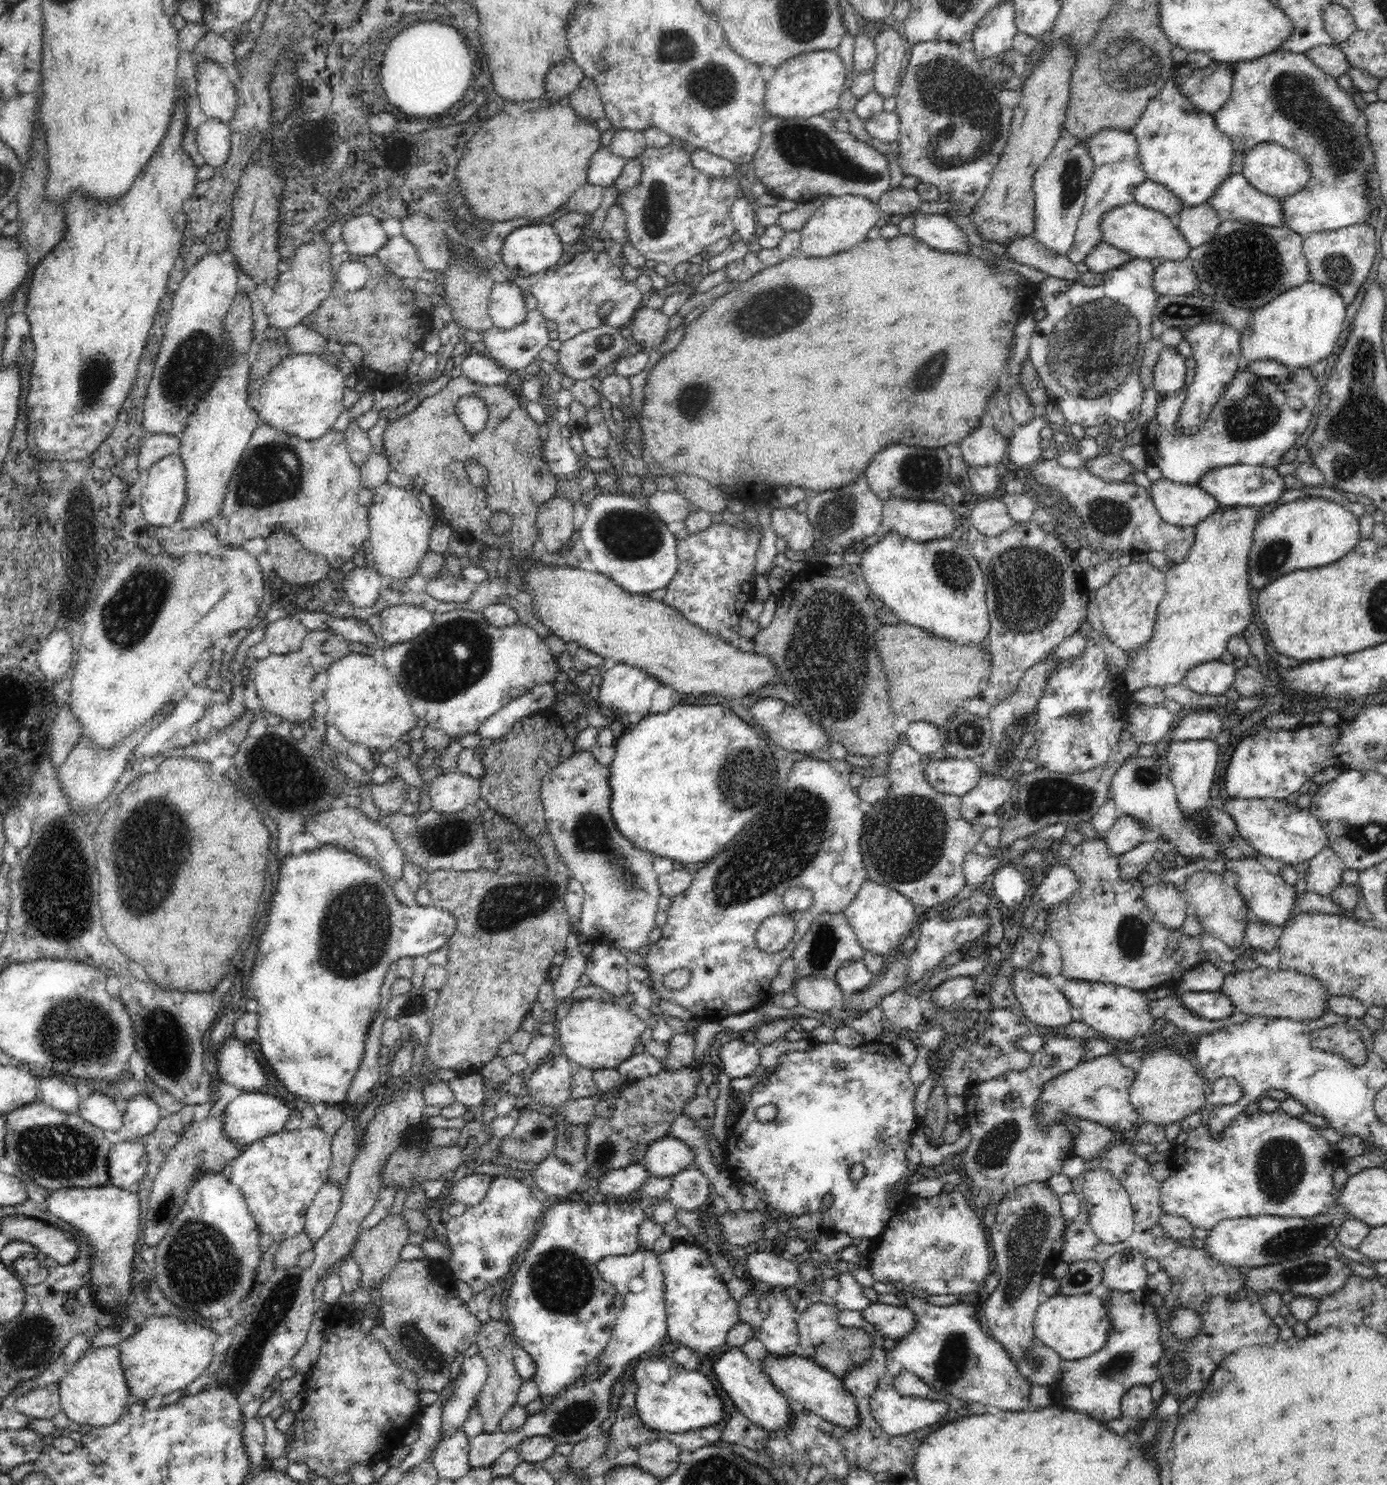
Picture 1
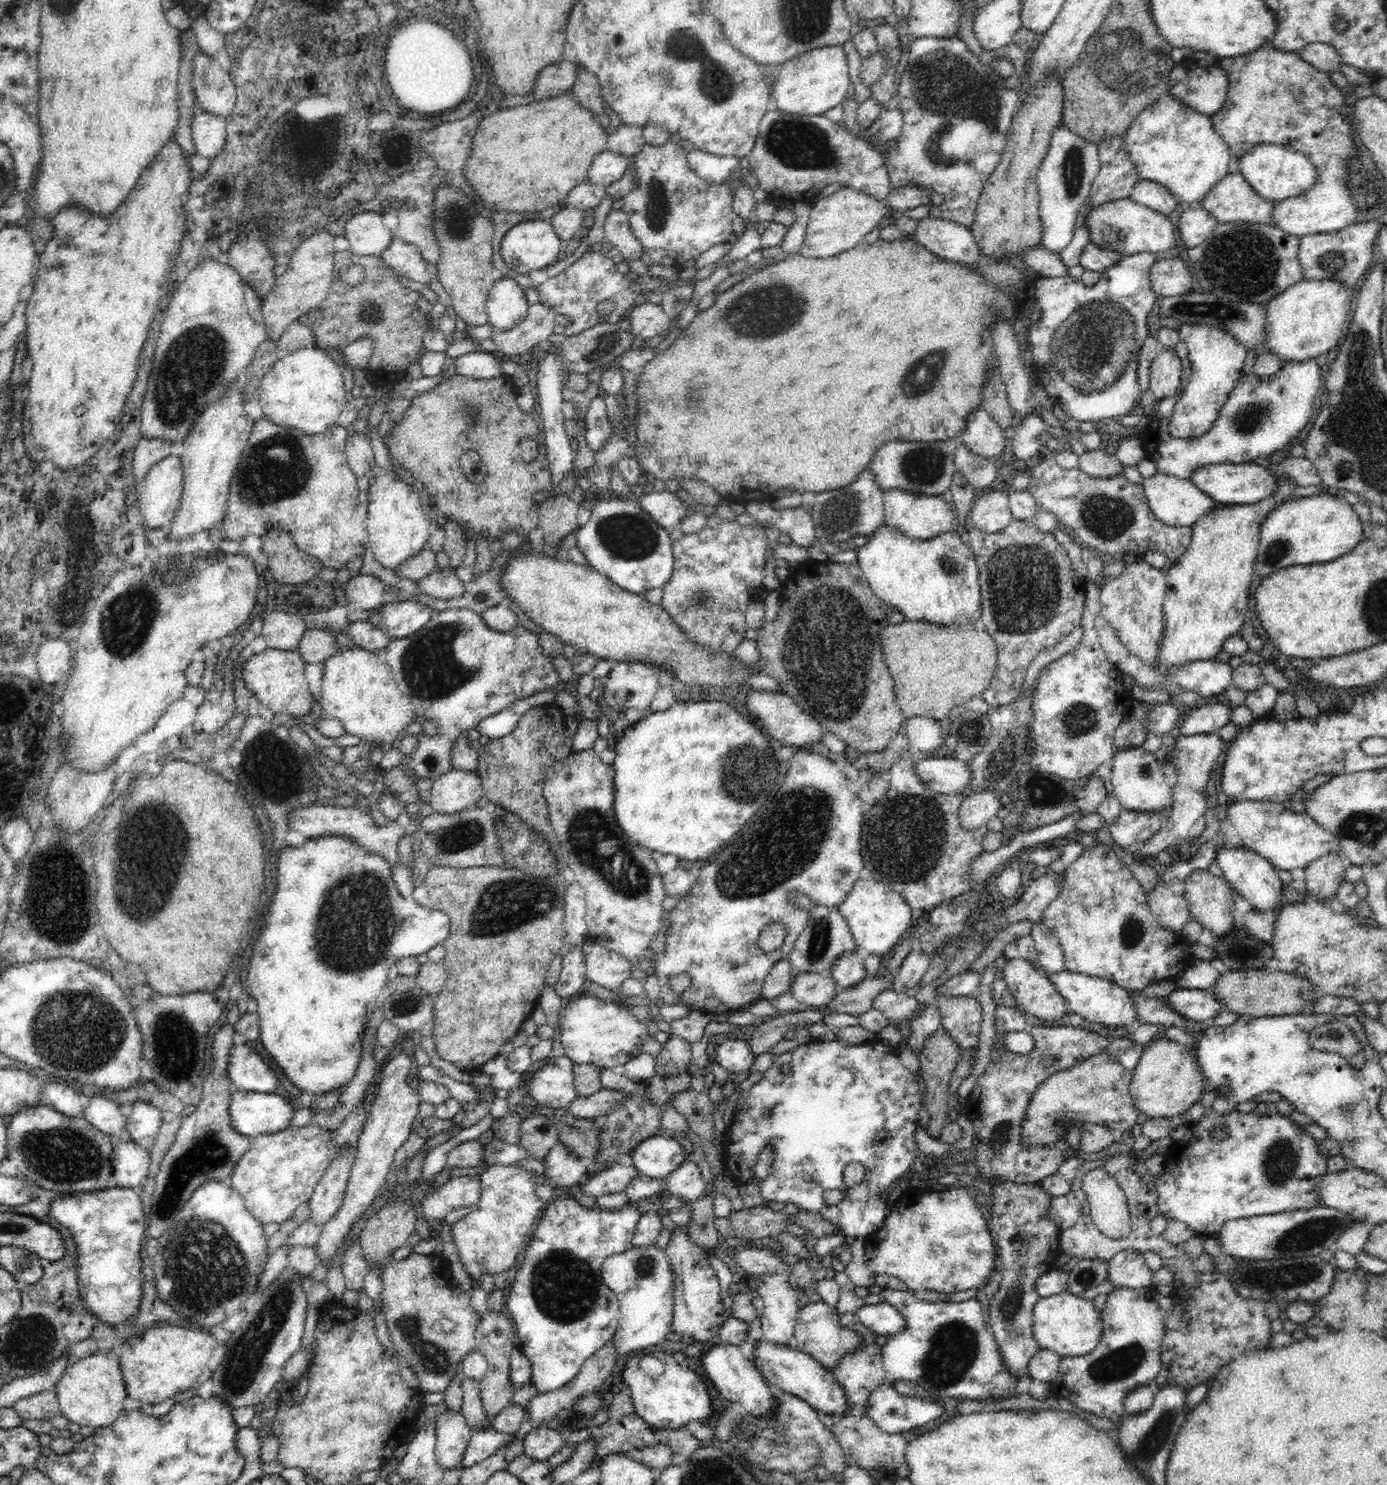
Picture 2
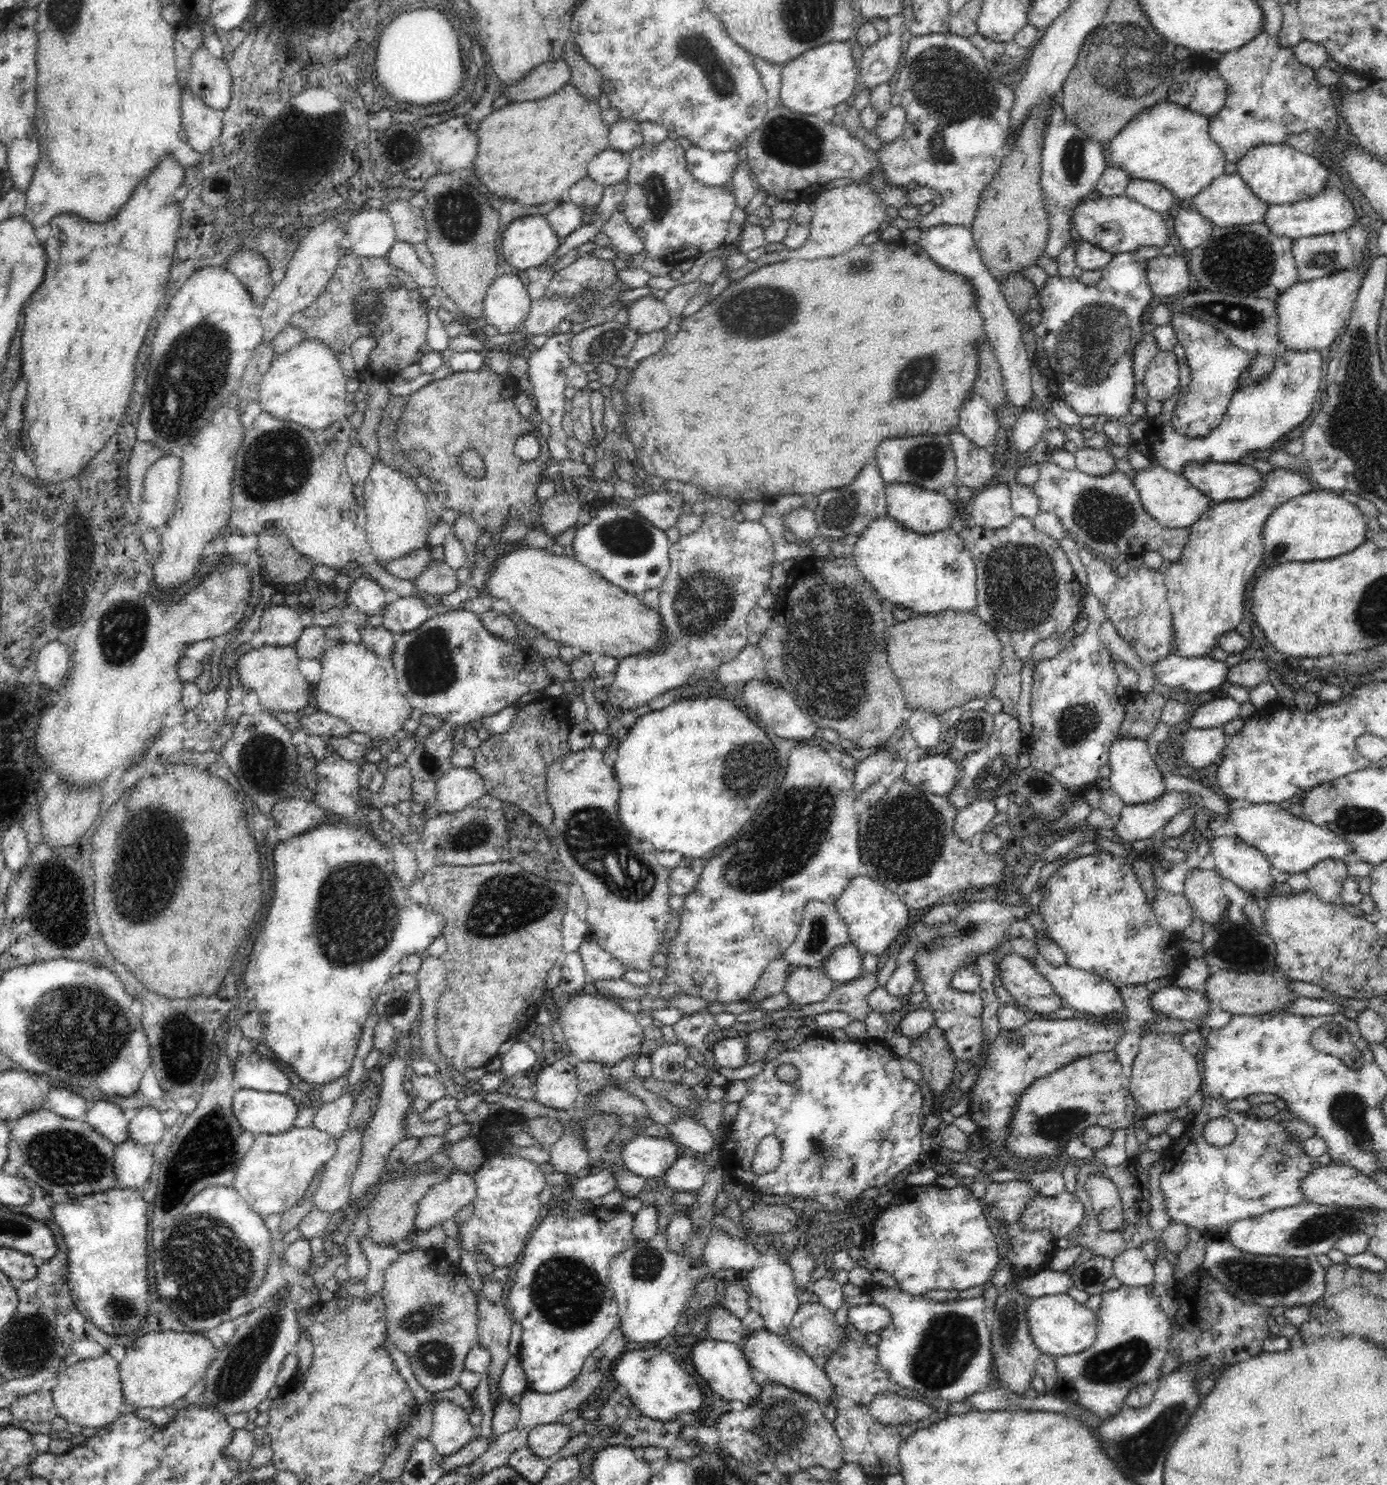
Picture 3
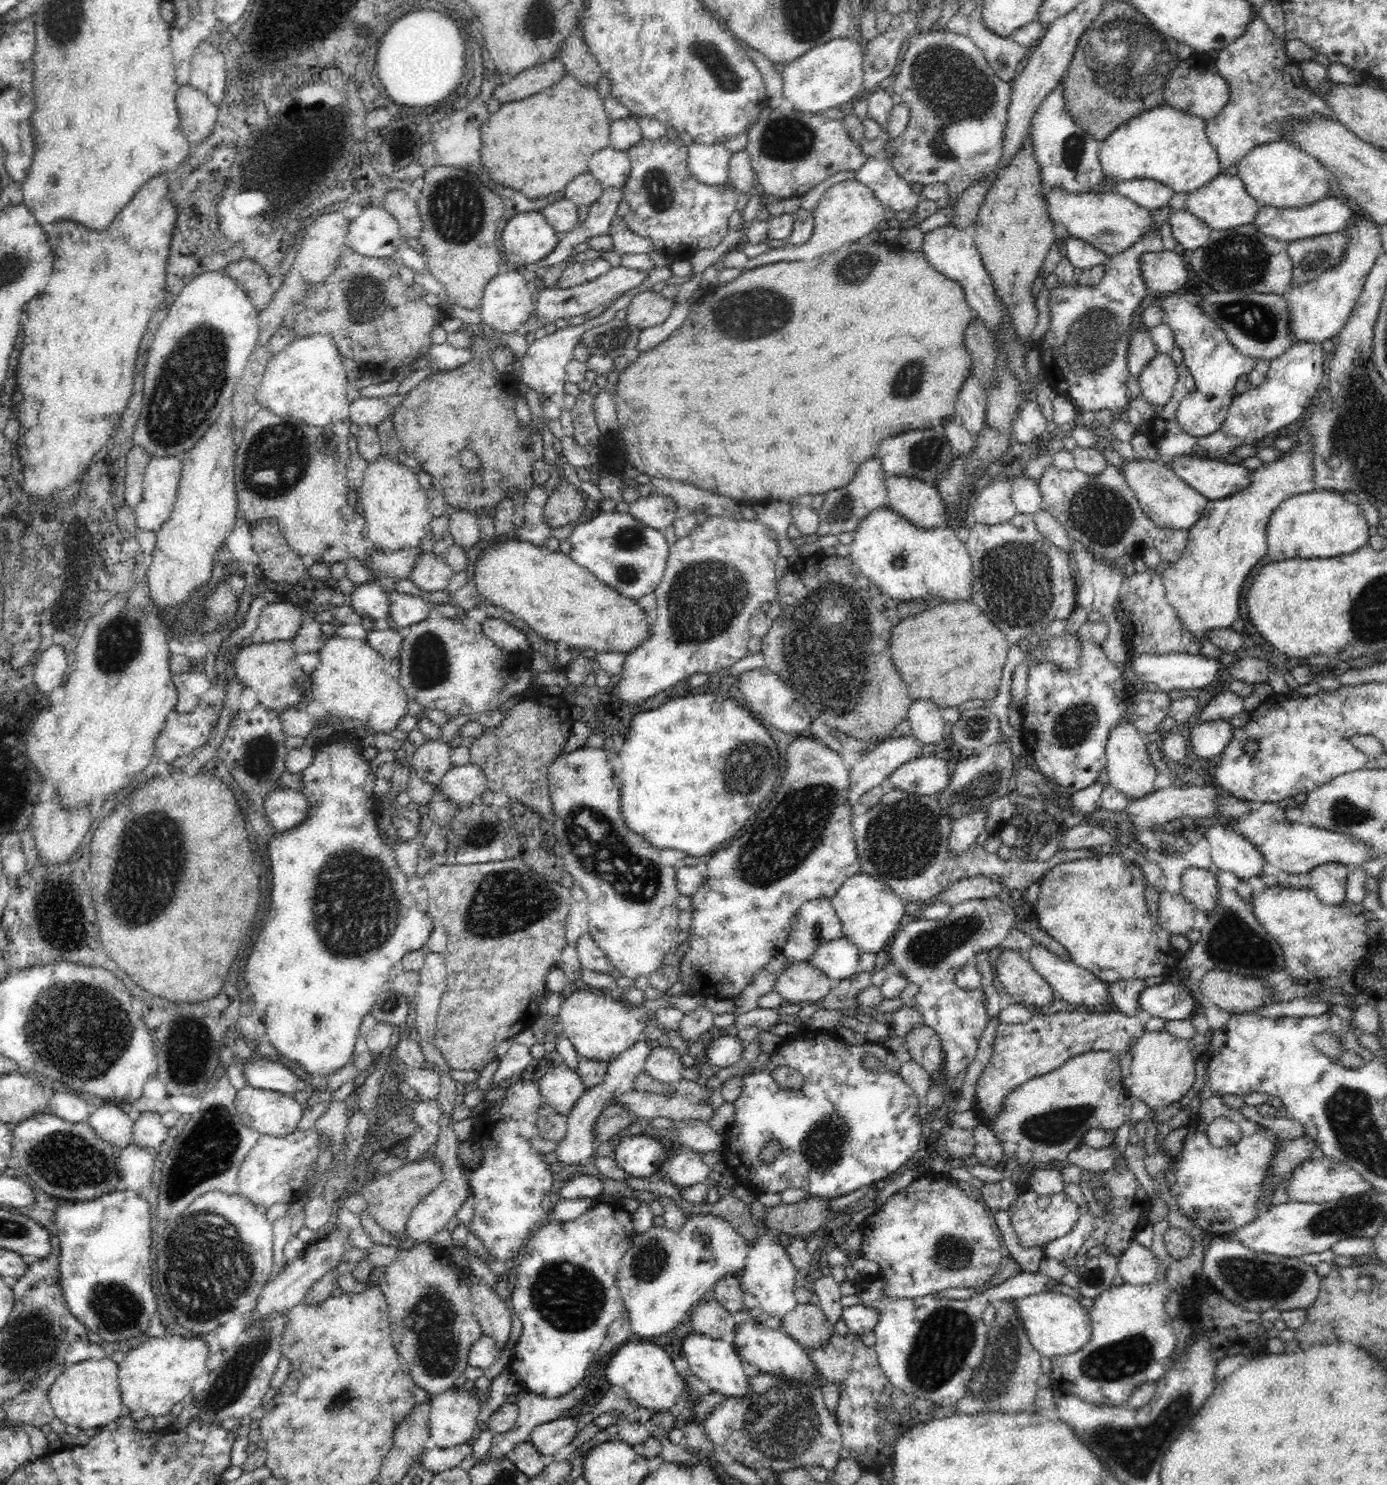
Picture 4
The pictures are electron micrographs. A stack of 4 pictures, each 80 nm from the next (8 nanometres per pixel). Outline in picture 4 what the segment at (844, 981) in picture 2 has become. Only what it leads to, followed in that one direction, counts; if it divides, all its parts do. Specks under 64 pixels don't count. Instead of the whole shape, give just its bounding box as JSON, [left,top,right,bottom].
[808,936,859,983]

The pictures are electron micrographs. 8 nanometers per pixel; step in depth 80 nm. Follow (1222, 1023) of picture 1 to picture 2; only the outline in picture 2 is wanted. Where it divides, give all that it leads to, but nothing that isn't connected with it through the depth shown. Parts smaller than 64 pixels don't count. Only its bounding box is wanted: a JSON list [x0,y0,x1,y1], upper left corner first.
[1132,992,1192,1030]

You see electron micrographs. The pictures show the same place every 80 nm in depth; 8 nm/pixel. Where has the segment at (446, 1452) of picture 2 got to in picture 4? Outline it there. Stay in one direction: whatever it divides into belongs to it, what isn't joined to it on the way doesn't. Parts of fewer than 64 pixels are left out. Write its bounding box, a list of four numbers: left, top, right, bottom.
[430,1386,482,1449]

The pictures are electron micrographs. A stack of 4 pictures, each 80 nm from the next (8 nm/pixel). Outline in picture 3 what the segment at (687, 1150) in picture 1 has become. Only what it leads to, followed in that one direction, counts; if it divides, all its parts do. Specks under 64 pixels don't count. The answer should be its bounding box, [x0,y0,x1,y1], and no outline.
[621,1134,678,1182]

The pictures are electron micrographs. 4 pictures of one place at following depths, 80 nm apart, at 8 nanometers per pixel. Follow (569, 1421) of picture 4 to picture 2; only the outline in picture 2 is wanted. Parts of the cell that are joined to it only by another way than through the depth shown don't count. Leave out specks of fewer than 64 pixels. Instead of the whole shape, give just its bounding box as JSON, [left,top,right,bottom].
[524,1427,567,1461]

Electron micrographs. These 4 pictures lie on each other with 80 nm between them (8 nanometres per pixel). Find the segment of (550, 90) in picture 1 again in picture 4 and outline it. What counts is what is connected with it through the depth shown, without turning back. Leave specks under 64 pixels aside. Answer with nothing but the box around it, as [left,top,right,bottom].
[493,58,567,103]

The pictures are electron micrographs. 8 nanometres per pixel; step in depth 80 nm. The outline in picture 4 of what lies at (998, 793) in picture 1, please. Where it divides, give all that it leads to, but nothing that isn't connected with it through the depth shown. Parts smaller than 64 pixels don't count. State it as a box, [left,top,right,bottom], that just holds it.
[948,808,988,856]

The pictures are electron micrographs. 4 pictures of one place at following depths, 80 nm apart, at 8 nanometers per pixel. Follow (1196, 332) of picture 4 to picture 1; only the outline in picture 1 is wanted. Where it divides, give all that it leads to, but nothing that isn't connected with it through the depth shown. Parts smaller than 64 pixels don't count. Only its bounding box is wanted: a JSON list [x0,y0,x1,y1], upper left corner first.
[1175,322,1243,434]

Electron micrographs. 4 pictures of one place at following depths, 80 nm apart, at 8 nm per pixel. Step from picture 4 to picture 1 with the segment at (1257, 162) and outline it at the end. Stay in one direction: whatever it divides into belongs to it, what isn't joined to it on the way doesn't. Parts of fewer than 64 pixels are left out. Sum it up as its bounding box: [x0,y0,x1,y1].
[1241,143,1310,199]

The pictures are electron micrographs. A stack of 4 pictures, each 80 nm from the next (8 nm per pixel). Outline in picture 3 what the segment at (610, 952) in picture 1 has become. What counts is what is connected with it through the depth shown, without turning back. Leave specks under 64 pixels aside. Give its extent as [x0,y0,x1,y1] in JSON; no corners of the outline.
[577,938,626,980]

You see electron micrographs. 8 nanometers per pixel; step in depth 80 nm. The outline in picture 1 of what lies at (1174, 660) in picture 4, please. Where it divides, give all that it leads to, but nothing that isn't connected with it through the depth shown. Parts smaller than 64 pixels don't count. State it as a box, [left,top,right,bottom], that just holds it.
[1182,660,1236,696]

